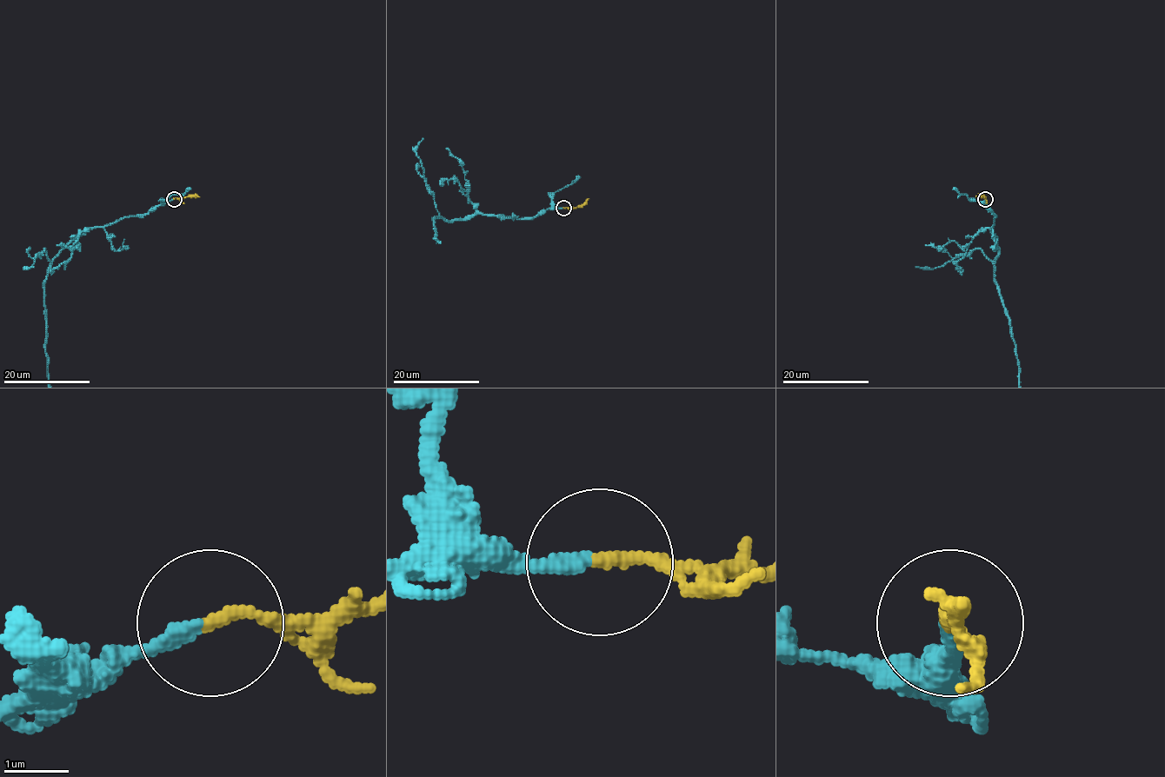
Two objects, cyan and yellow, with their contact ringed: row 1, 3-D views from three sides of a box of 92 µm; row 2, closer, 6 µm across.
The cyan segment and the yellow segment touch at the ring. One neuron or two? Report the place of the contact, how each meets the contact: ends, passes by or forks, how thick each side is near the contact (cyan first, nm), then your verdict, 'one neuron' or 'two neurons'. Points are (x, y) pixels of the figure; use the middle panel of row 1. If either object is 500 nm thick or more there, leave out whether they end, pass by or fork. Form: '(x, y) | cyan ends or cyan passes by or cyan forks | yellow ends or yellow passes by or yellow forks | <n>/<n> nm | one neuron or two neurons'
(563, 208) | cyan ends | yellow ends | 220/190 nm | one neuron

